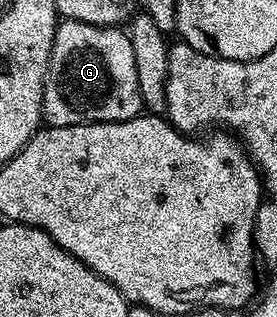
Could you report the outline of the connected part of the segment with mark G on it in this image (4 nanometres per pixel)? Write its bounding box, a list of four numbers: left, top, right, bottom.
[41,20,142,127]

